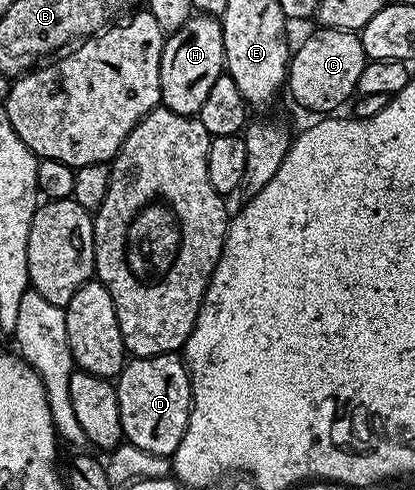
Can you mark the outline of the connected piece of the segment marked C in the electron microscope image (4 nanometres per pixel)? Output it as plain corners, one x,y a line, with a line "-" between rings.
317,29
317,34
312,34
300,47
295,47
288,63
288,76
286,79
287,93
292,93
292,98
300,106
313,110
316,116
328,116
336,110
348,97
351,99
356,94
358,76
362,76
362,68
366,61
366,55
360,43
359,33
350,30

